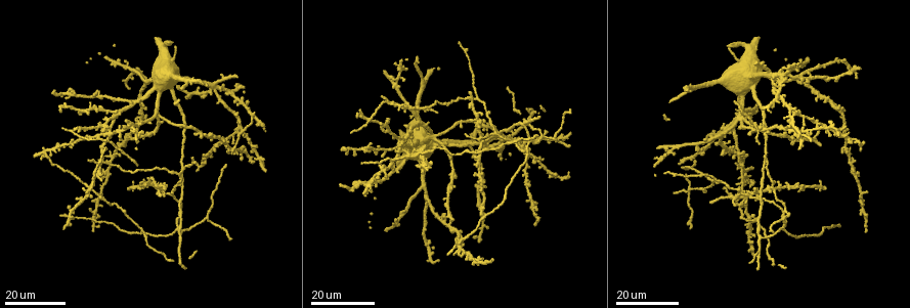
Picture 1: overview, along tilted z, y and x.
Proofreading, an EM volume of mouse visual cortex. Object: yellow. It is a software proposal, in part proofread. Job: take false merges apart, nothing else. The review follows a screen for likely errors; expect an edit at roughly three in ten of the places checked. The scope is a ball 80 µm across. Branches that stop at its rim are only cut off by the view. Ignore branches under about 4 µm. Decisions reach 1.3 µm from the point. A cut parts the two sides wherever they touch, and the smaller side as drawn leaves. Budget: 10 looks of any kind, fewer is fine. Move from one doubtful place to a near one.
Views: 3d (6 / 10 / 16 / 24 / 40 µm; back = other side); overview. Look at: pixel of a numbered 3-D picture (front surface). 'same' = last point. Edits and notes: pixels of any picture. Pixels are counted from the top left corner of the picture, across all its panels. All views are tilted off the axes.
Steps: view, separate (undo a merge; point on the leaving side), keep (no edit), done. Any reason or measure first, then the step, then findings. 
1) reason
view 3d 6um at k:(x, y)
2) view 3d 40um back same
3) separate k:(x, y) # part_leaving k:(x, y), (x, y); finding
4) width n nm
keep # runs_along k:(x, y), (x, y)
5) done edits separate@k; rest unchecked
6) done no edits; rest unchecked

three-way junction
view 3d 16um at 1:(207, 216)

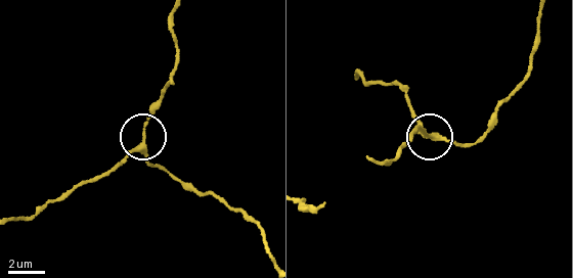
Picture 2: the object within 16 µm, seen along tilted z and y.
view 3d 10um at 2:(141, 147)

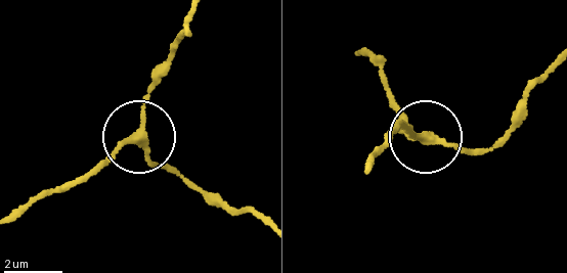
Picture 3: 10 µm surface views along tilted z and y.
view 3d 6um at 3:(141, 138)

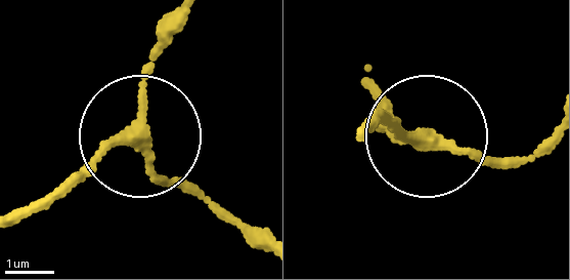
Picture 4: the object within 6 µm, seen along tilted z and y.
arms 3
keep # runs_along 4:(375, 128), (388, 121), (477, 162), (542, 154); all the same neuron

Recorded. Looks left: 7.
three arms meet
view 3d 24um at 1:(523, 126)

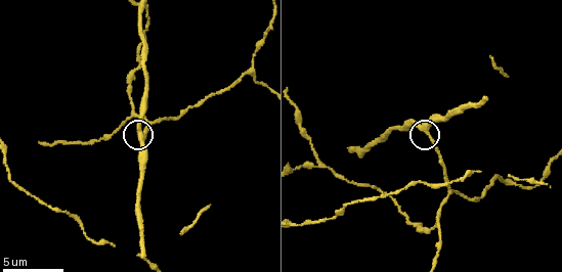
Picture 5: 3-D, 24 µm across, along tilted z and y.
view 3d 6um at 5:(426, 129)

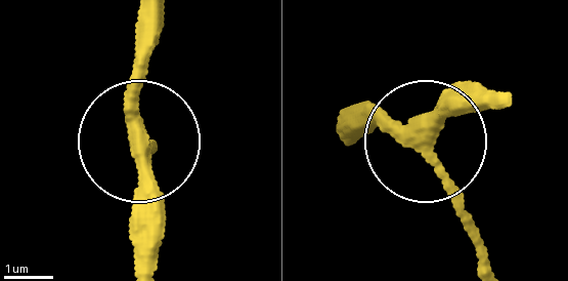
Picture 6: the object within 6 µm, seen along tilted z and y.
arms 3
keep # runs_along 6:(348, 126), (393, 120), (419, 135), (481, 109); continuous, no second neuron

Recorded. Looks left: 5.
view 3d 16um at 1:(180, 175)

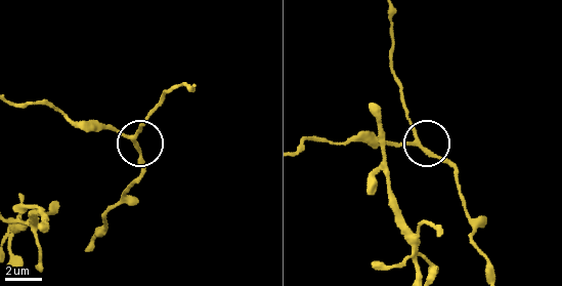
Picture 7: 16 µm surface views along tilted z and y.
view 3d 6um at 7:(135, 137)

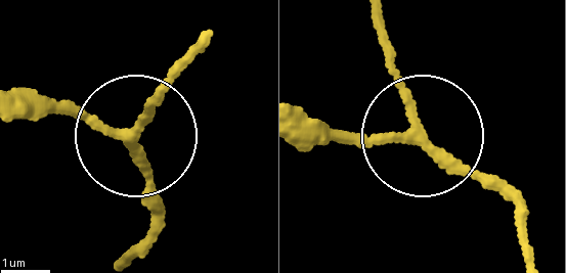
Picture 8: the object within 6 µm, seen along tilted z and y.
arms 3
keep # runs_along 8:(125, 261), (155, 209), (139, 128), (169, 91); one neuron here

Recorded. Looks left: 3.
three arms meet
view 3d 10um at 5:(320, 162)

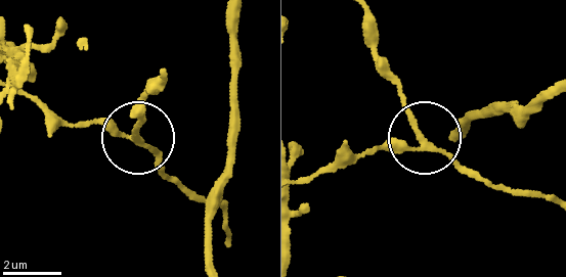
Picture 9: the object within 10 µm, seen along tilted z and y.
width 220 nm
keep # one neuron here

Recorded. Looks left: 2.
three arms meet
view 3d 6um at 5:(148, 123)

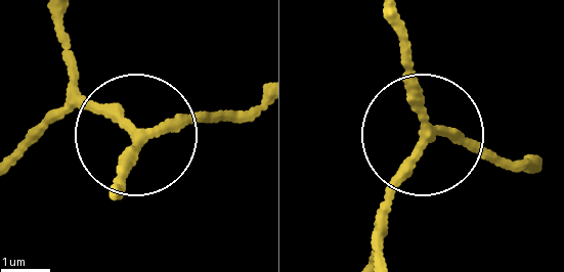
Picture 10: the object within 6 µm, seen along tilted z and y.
view 3d 6um back at 10:(429, 137)

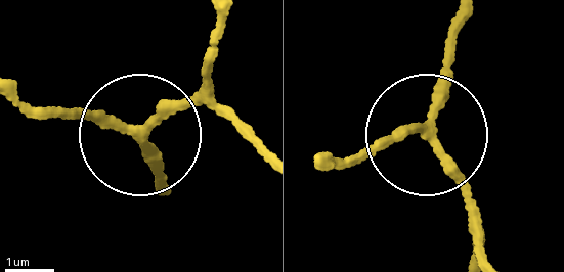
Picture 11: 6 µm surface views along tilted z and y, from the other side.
keep # runs_along 11:(169, 190), (124, 123), (26, 119); one neuron here

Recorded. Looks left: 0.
done no edits; rest unchecked

